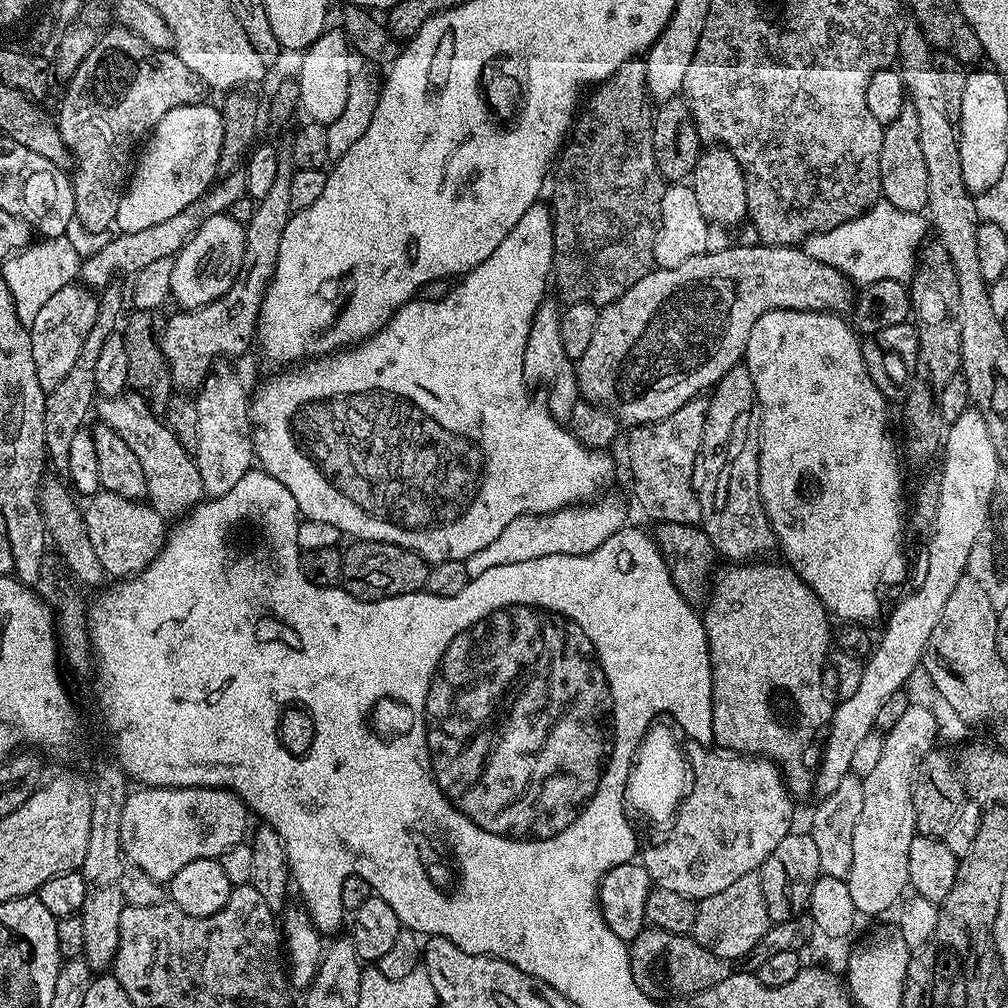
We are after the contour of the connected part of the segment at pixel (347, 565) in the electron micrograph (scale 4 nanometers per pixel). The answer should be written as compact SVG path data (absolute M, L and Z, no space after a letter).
M356 540L342 552L340 584L359 600L385 600L402 594L423 592L430 567L414 550L381 540Z

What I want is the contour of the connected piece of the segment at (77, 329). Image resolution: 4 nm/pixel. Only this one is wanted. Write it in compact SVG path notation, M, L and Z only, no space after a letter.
M74 282L60 288L46 301L30 324L31 356L34 358L39 384L46 392L52 391L70 372L74 362L78 360L86 335L96 321L99 301L89 294L92 295L85 287Z

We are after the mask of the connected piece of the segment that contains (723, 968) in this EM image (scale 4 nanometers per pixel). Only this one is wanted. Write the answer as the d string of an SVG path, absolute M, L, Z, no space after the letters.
M646 926L630 941L628 961L636 985L647 996L653 998L661 998L660 996L691 998L730 975L729 961L715 956L708 948L703 948L691 935L667 932L651 926Z

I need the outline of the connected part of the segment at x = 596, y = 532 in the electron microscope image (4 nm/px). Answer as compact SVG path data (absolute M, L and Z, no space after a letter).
M597 499L587 506L573 506L571 508L559 508L557 512L548 512L545 516L519 516L490 542L490 546L482 546L478 554L470 554L470 558L464 561L466 574L471 578L478 574L486 574L486 570L494 566L510 566L510 562L530 562L530 558L546 558L550 554L582 554L583 552L593 552L600 546L610 534L614 534L618 529L625 527L624 508L616 500Z

